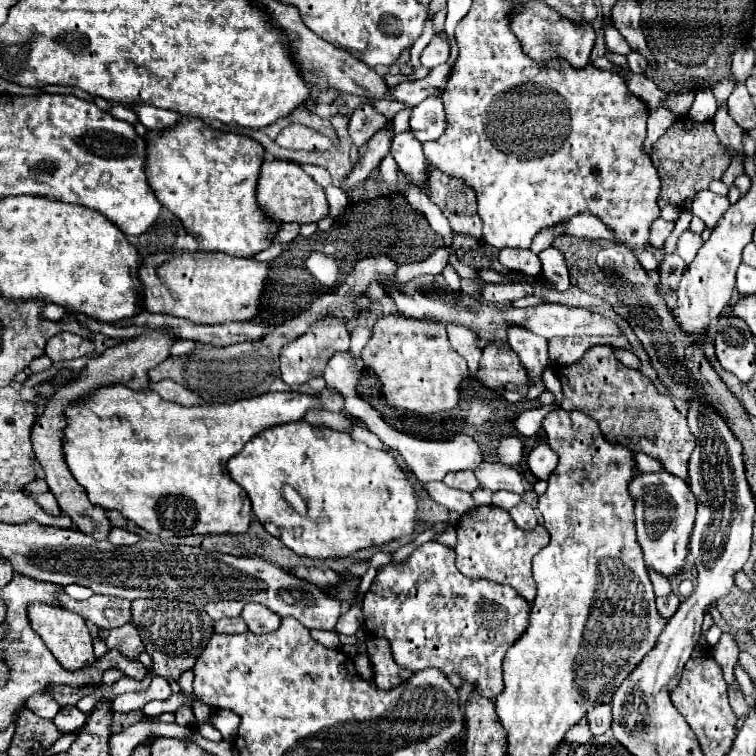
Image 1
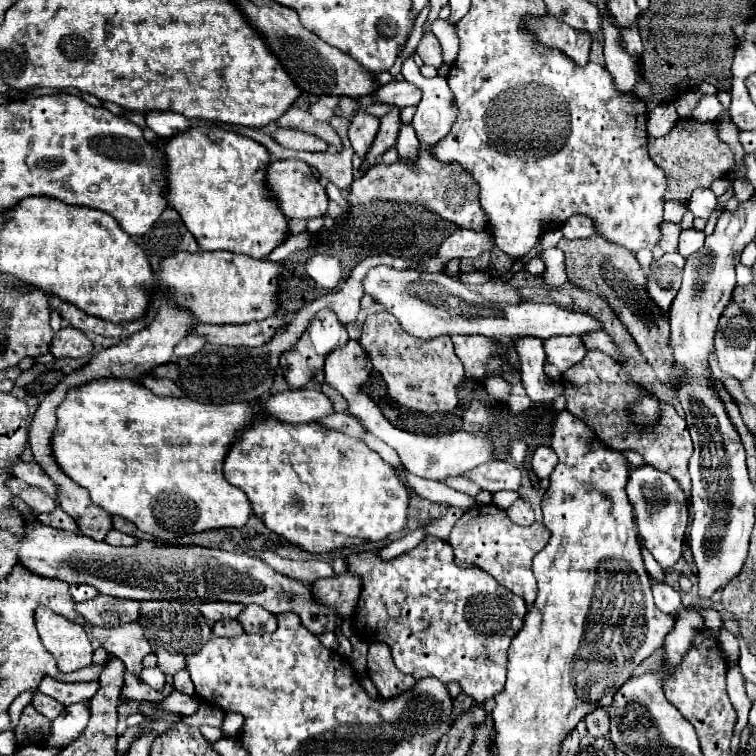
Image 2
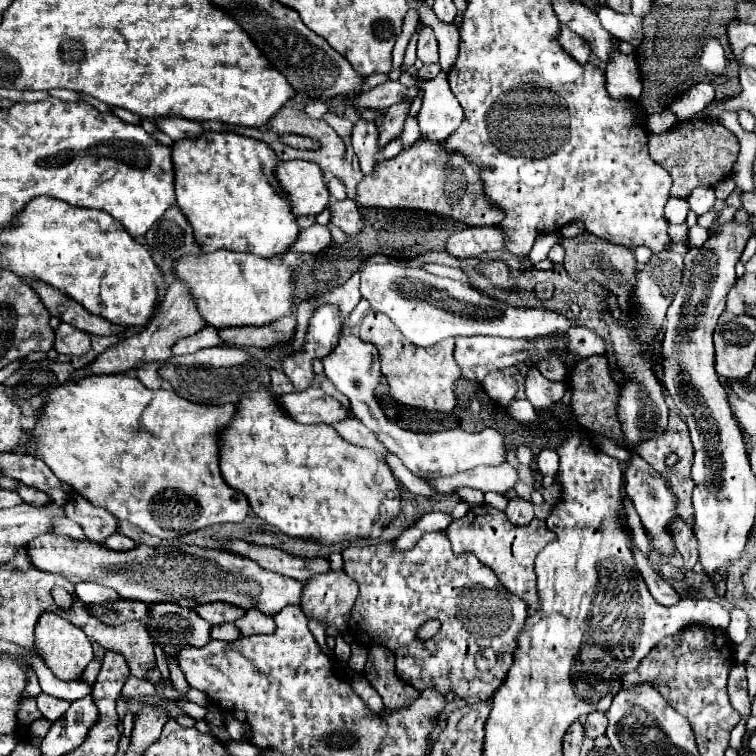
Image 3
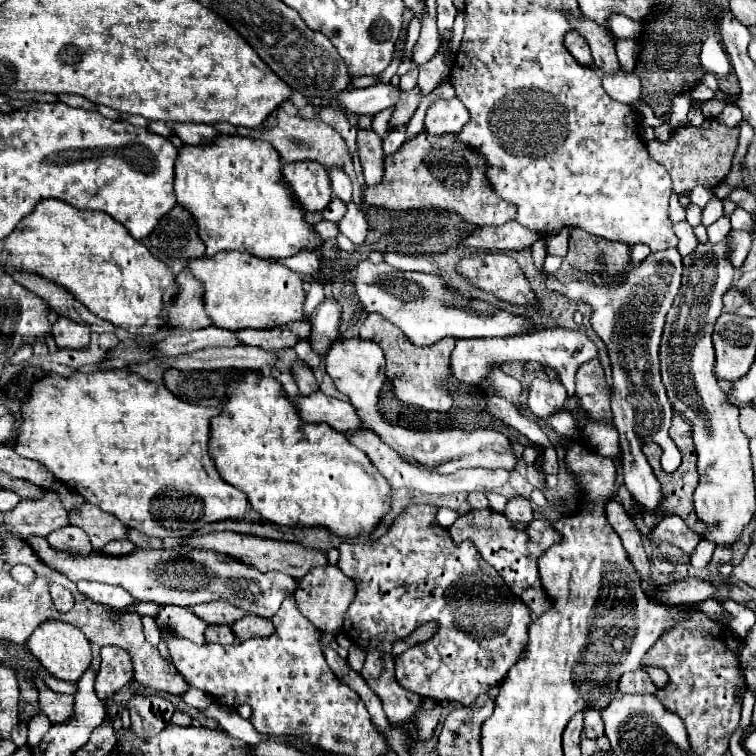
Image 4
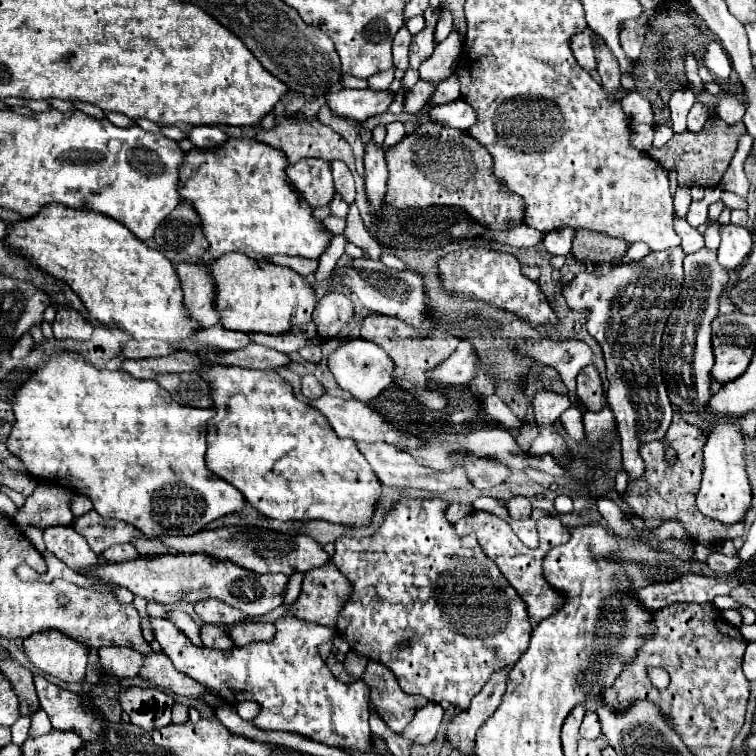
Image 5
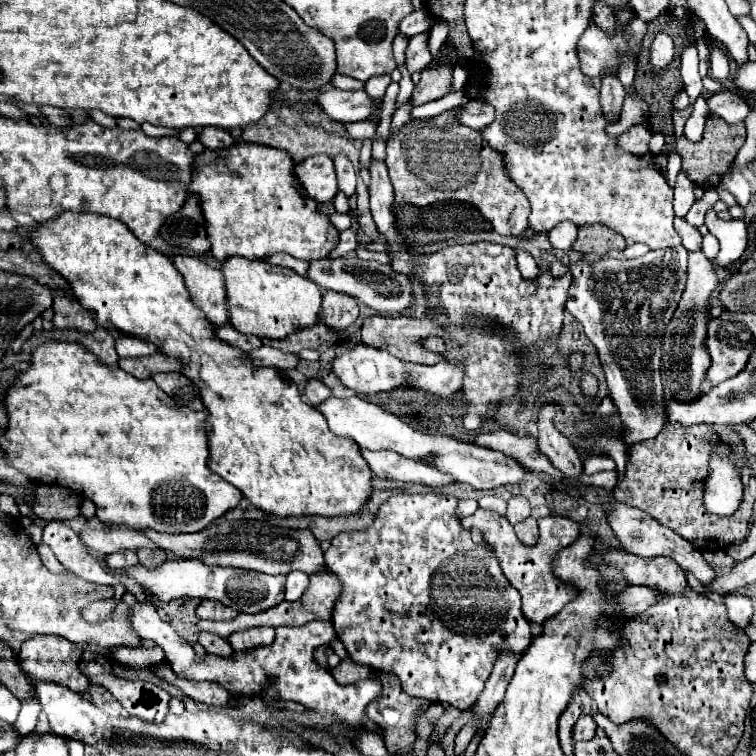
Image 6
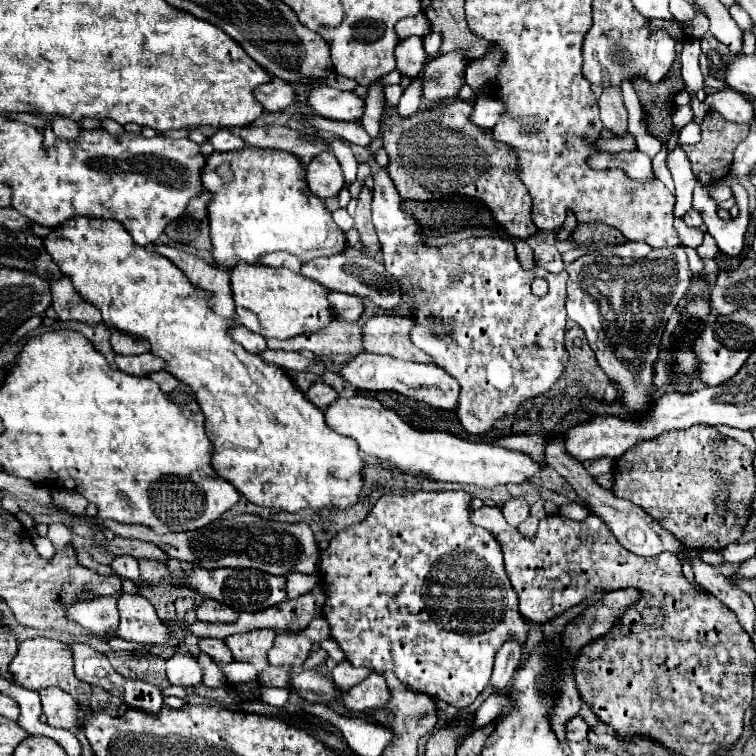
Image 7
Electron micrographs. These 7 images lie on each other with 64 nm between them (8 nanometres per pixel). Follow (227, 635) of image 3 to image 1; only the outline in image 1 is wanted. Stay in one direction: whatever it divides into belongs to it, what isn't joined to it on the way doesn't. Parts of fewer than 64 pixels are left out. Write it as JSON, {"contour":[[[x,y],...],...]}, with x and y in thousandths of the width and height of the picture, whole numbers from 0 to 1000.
{"contour":[[[315,815],[315,817],[291,817],[286,825],[283,825],[283,833],[288,839],[317,839],[323,833],[328,833],[328,828],[323,825],[323,820]]]}

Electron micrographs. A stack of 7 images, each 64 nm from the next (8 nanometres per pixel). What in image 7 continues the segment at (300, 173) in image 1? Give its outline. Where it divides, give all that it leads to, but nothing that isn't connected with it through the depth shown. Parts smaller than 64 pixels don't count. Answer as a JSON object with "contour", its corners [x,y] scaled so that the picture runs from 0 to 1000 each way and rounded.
{"contour":[[[426,201],[402,222],[402,235],[410,254],[426,265],[444,259],[455,249],[452,222],[439,201]]]}

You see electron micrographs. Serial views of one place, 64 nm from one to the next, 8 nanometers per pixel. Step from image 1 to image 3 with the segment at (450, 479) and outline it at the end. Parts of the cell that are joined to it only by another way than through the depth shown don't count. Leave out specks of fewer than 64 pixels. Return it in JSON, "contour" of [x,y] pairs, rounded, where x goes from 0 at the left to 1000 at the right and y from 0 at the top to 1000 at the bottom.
{"contour":[[[606,646],[603,651],[606,651],[606,656],[614,659],[622,669],[635,669],[635,667],[640,664],[640,653],[638,653],[635,648],[630,648],[630,646]]]}

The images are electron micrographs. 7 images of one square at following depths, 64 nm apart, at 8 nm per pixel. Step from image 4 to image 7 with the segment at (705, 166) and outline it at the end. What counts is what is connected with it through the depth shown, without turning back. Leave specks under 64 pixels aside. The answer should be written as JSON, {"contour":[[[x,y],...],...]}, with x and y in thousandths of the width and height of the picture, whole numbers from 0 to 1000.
{"contour":[[[937,148],[931,161],[929,161],[929,185],[918,193],[905,193],[902,198],[907,201],[913,217],[915,217],[915,228],[918,233],[934,243],[942,246],[947,241],[952,241],[963,228],[966,228],[966,217],[968,217],[968,204],[974,198],[974,193],[984,185],[984,180],[989,177],[989,164],[971,164],[958,159],[950,148]]]}

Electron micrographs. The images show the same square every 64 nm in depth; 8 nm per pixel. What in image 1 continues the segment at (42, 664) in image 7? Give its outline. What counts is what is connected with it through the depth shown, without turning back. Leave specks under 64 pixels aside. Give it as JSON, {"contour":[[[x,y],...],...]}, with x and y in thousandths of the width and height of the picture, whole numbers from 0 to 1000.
{"contour":[[[42,796],[37,802],[37,820],[40,820],[42,833],[56,841],[56,849],[69,862],[69,868],[82,878],[82,884],[106,886],[106,884],[114,884],[116,878],[122,878],[127,873],[124,860],[122,860],[122,844],[119,844],[116,828],[114,828],[114,823],[111,823],[111,817],[106,812],[82,807],[77,802],[69,804],[69,799]]]}

